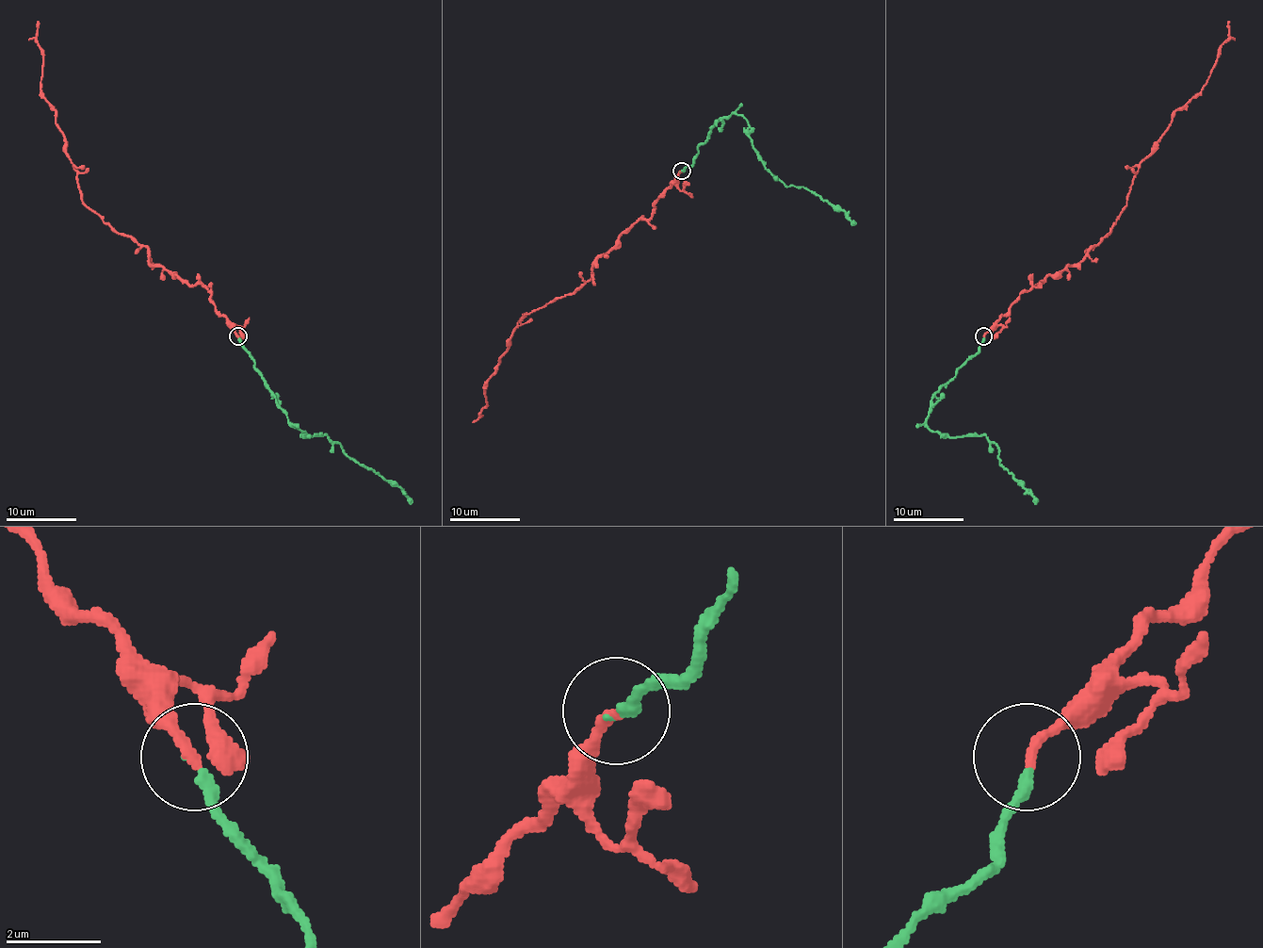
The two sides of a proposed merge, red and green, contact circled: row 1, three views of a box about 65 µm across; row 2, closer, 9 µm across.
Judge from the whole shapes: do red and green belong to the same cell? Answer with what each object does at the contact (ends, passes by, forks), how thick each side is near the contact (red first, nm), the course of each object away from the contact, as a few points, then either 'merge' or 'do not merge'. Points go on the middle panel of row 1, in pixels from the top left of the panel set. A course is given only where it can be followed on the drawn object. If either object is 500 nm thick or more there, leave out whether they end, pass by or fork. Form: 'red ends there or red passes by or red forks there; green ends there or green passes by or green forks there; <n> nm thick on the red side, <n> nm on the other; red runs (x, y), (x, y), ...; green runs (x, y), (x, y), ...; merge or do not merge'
red ends there; green ends there; 240 nm thick on the red side, 200 nm on the other; red runs (682, 171), (658, 197), (652, 216), (638, 220), (599, 256), (587, 281), (526, 315), (485, 388), (481, 415); green runs (682, 171), (720, 119), (739, 114), (752, 147), (771, 171), (787, 186), (802, 186), (838, 205), (853, 223); merge

